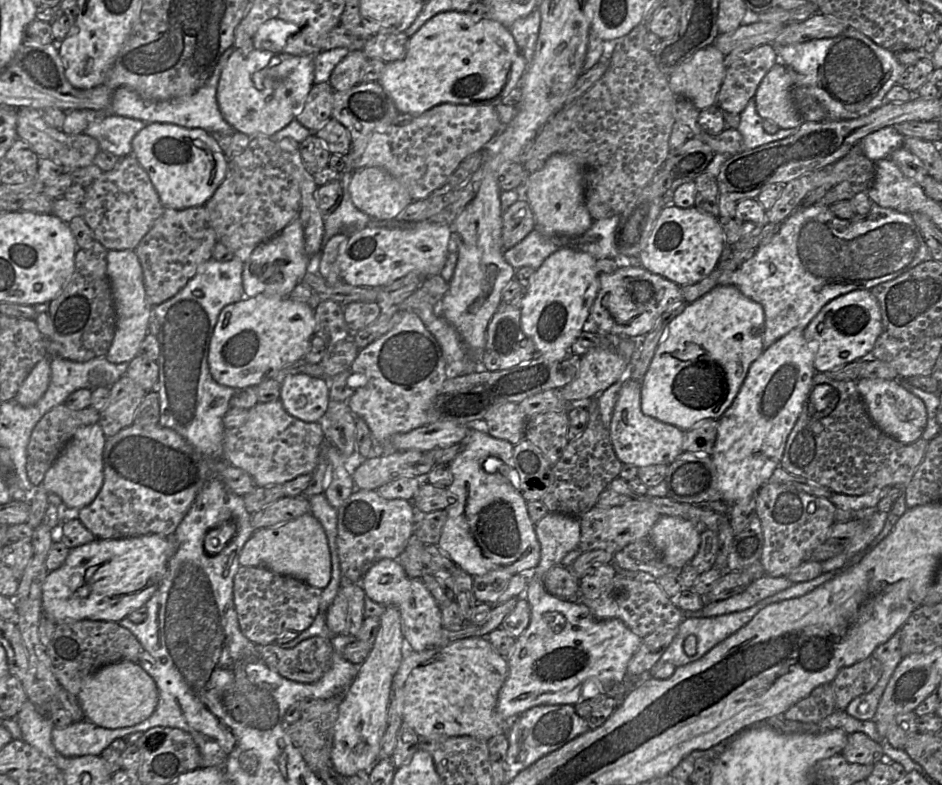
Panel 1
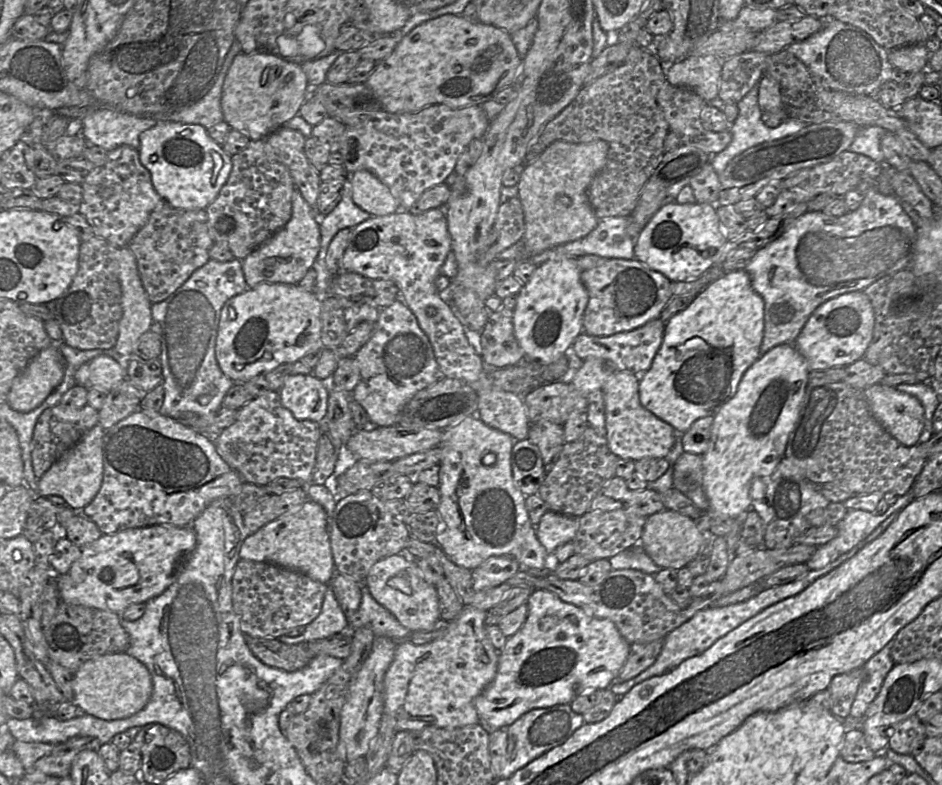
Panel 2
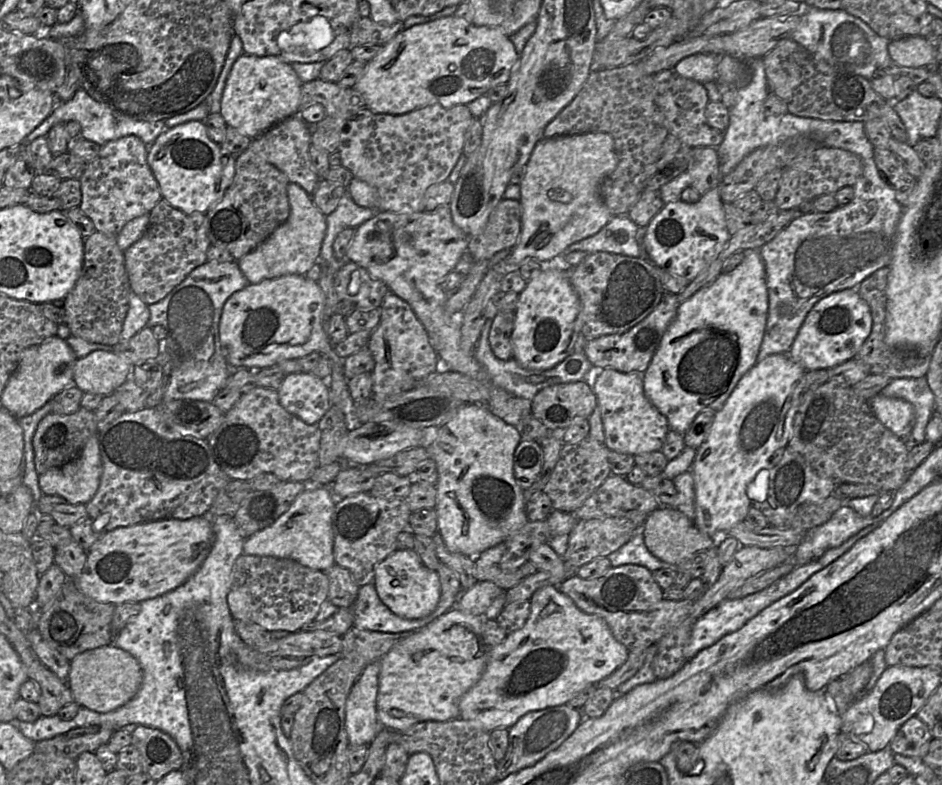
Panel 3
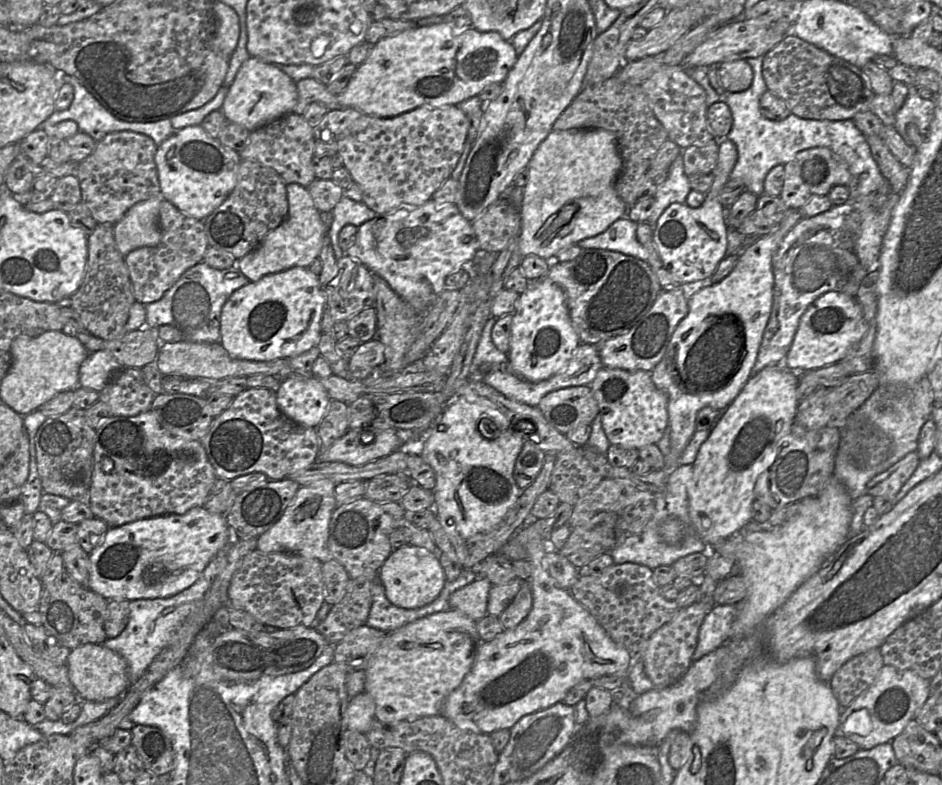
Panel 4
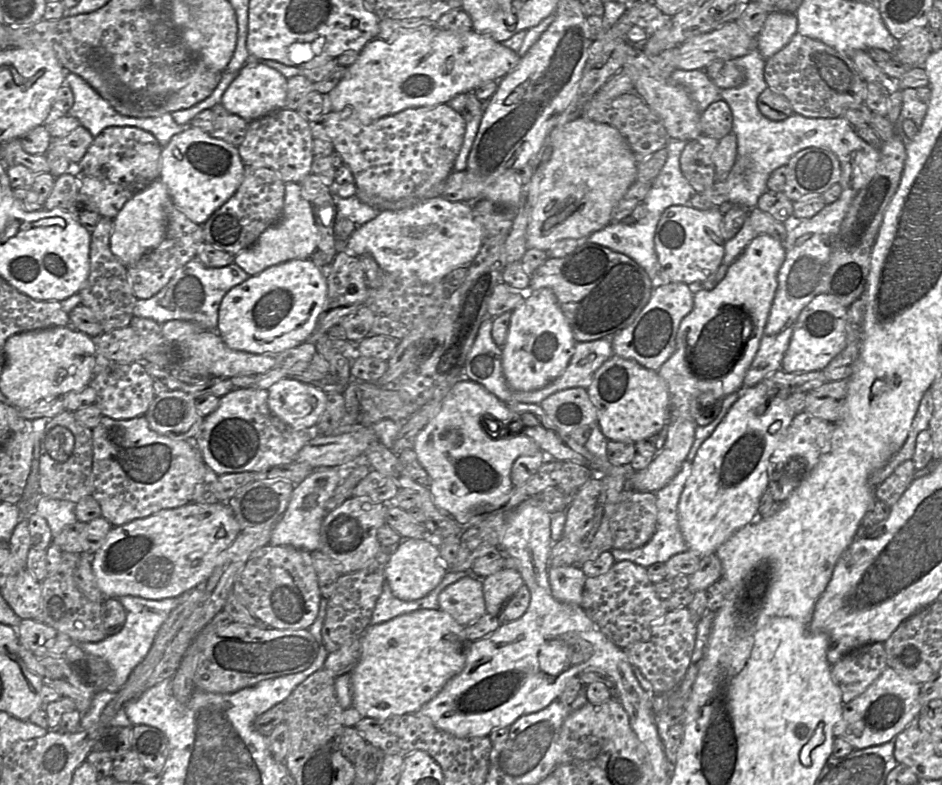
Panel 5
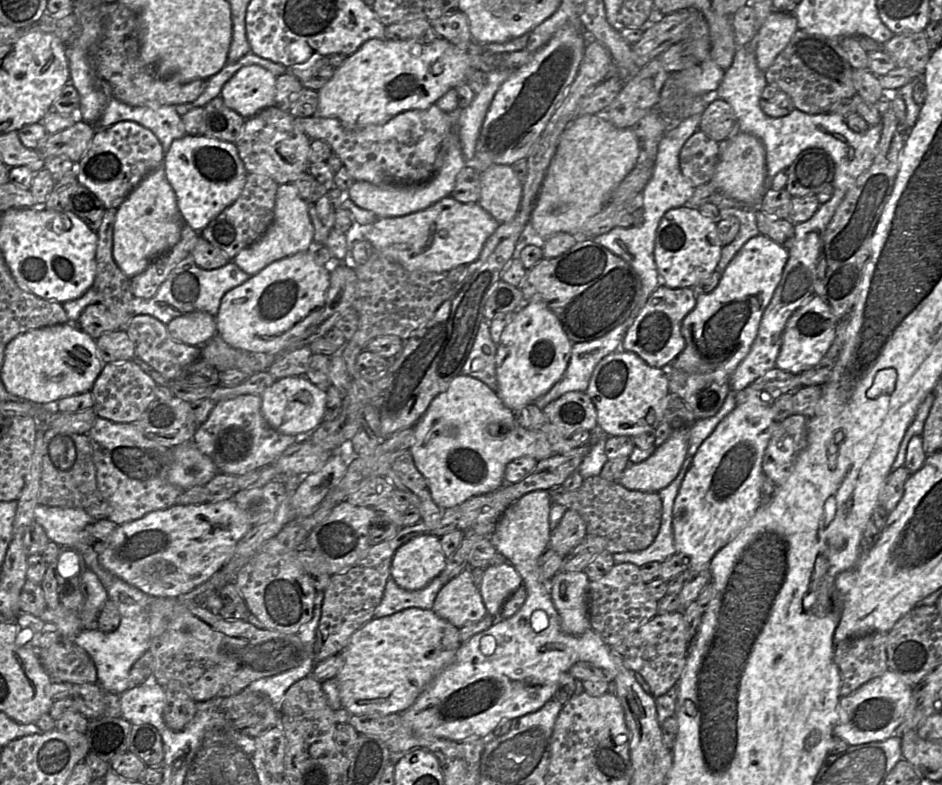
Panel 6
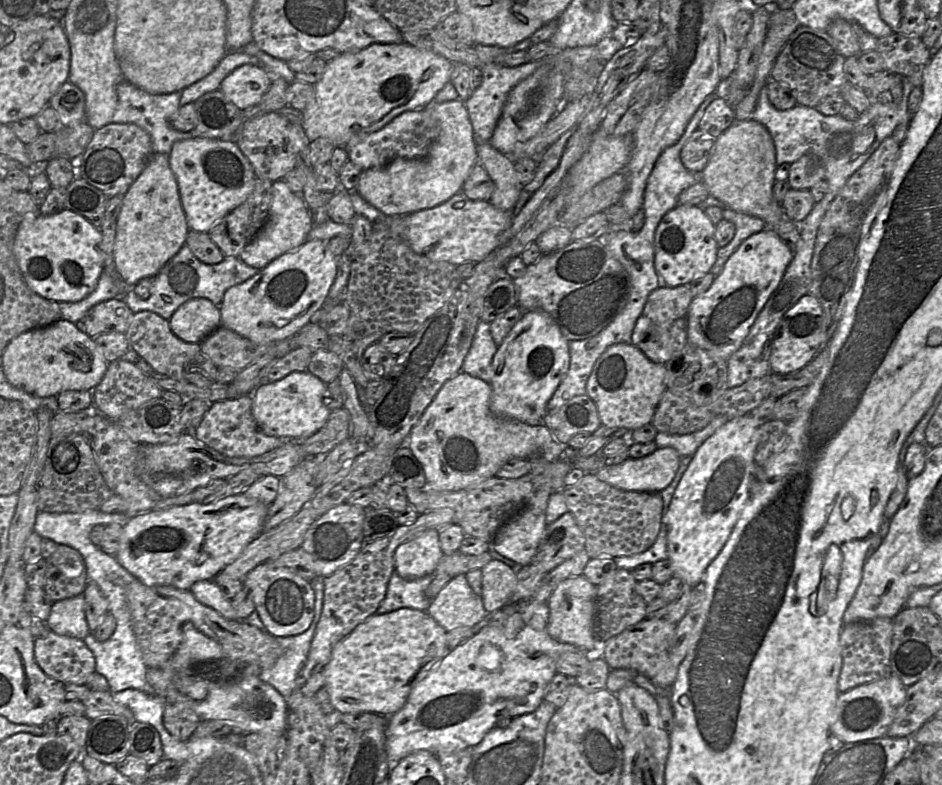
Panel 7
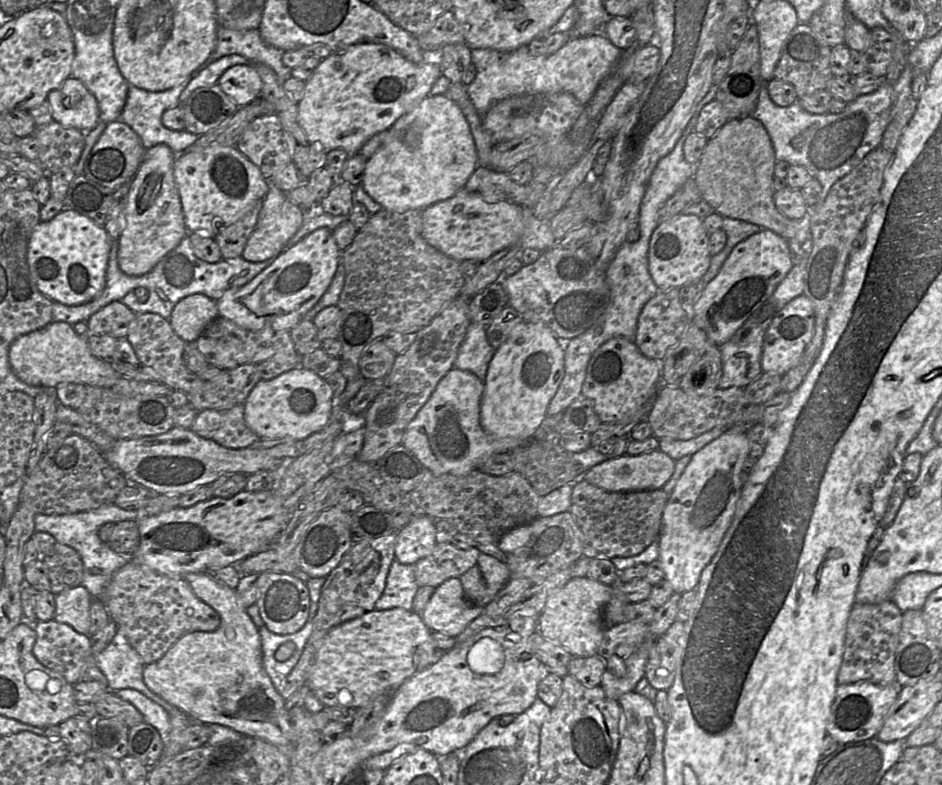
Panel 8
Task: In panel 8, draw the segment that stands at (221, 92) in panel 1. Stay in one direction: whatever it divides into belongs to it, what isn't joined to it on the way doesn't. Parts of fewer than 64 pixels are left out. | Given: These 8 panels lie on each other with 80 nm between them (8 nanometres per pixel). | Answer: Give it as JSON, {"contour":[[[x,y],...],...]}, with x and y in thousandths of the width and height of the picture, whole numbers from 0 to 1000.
{"contour":[[[268,82],[249,83],[240,89],[230,106],[253,136],[276,124],[278,102]]]}

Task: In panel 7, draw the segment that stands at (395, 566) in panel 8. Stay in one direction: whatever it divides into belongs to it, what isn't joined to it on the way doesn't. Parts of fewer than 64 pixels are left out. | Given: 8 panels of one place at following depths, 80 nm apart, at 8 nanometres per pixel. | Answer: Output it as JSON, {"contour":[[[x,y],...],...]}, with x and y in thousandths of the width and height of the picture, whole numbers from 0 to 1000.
{"contour":[[[418,727],[413,738],[409,761],[399,781],[408,782],[425,775],[453,780],[458,764],[452,761],[451,752],[460,738],[461,731],[443,738],[429,738]]]}

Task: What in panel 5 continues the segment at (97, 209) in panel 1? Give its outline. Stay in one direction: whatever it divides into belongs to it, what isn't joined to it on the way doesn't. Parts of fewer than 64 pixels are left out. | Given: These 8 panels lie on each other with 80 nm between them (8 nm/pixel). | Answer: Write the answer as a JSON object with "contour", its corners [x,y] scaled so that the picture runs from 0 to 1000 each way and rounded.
{"contour":[[[117,161],[99,177],[92,194],[80,210],[80,224],[85,229],[86,246],[94,250],[108,276],[121,279],[131,261],[168,228],[171,218],[171,191],[167,177],[157,167],[140,161]]]}

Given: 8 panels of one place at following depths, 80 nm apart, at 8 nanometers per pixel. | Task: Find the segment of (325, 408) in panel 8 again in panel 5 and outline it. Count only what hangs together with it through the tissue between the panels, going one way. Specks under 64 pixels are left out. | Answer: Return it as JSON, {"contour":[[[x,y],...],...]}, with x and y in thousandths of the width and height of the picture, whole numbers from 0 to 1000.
{"contour":[[[300,482],[285,496],[290,527],[313,546],[334,546],[347,512],[347,502],[335,492]]]}

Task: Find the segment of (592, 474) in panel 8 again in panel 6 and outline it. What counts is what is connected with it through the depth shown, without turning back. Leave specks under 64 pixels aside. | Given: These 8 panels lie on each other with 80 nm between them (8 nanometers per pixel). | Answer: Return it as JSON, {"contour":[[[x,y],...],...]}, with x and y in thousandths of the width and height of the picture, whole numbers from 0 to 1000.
{"contour":[[[718,545],[683,589],[668,591],[656,614],[668,624],[700,627],[720,605],[729,582],[731,545]]]}

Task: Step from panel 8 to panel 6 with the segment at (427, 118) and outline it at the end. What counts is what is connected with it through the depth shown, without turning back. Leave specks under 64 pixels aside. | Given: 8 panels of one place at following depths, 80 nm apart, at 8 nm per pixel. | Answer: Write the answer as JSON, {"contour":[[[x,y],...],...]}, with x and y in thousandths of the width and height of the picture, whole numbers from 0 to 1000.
{"contour":[[[485,144],[481,146],[483,162],[470,181],[466,209],[451,232],[432,237],[399,237],[389,231],[377,231],[370,241],[372,254],[381,264],[393,268],[401,278],[432,274],[454,265],[469,252],[478,250],[482,241],[486,220],[495,211],[487,172],[485,168]]]}

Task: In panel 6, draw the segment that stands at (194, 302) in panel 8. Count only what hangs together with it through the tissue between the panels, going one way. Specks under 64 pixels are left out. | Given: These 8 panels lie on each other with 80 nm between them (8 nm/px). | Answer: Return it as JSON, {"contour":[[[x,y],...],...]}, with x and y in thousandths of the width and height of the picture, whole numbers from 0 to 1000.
{"contour":[[[218,396],[186,404],[176,415],[185,433],[199,439],[217,439],[230,425],[229,404]]]}

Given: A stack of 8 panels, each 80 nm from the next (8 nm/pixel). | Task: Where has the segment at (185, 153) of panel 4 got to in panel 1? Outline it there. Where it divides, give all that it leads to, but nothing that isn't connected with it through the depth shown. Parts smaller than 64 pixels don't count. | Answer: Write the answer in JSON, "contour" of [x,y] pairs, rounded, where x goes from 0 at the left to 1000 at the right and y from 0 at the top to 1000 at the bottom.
{"contour":[[[158,157],[140,177],[140,196],[156,219],[174,264],[217,262],[240,224],[242,203],[224,171],[213,163]]]}

